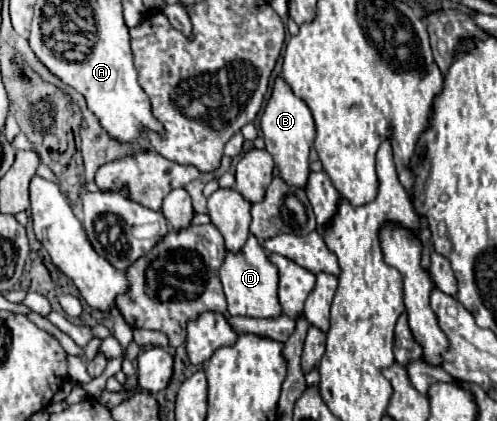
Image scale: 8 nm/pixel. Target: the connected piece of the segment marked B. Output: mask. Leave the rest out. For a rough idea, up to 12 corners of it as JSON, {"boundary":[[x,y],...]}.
{"boundary":[[275,78],[261,114],[265,150],[281,178],[305,188],[315,122]]}

